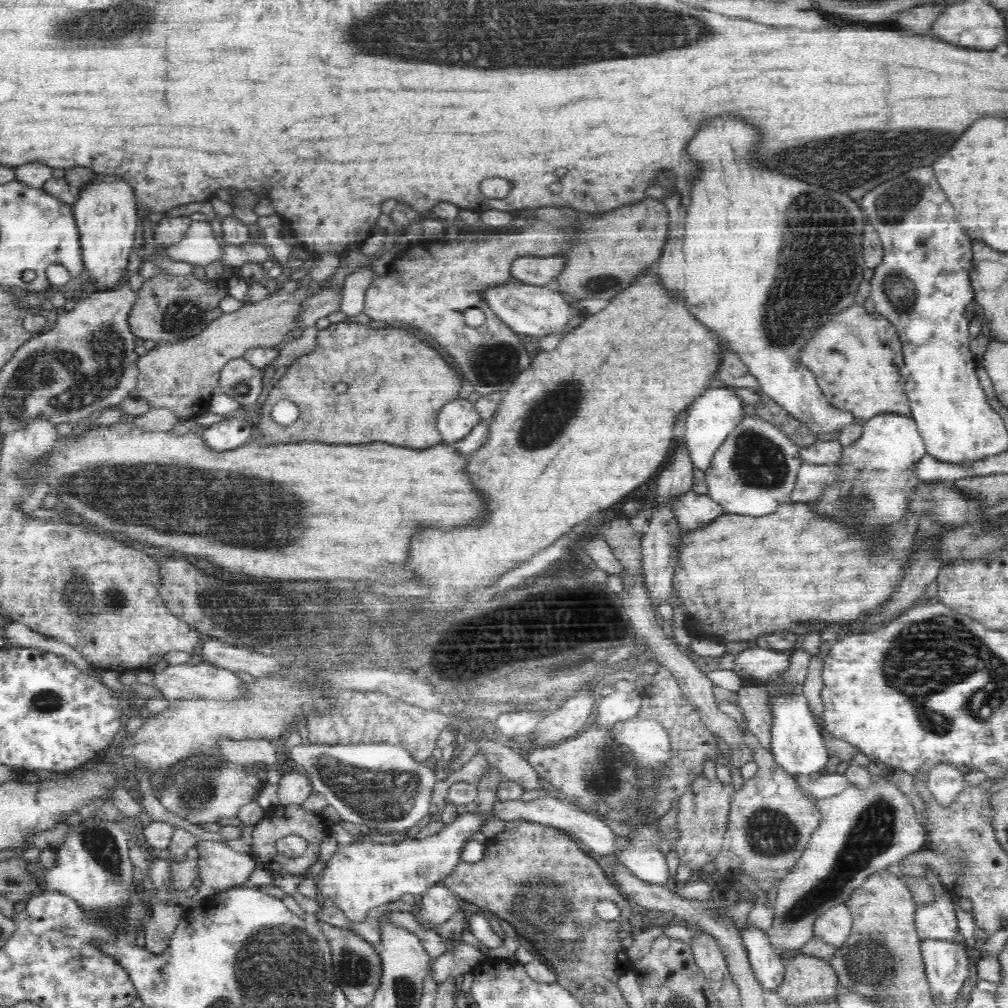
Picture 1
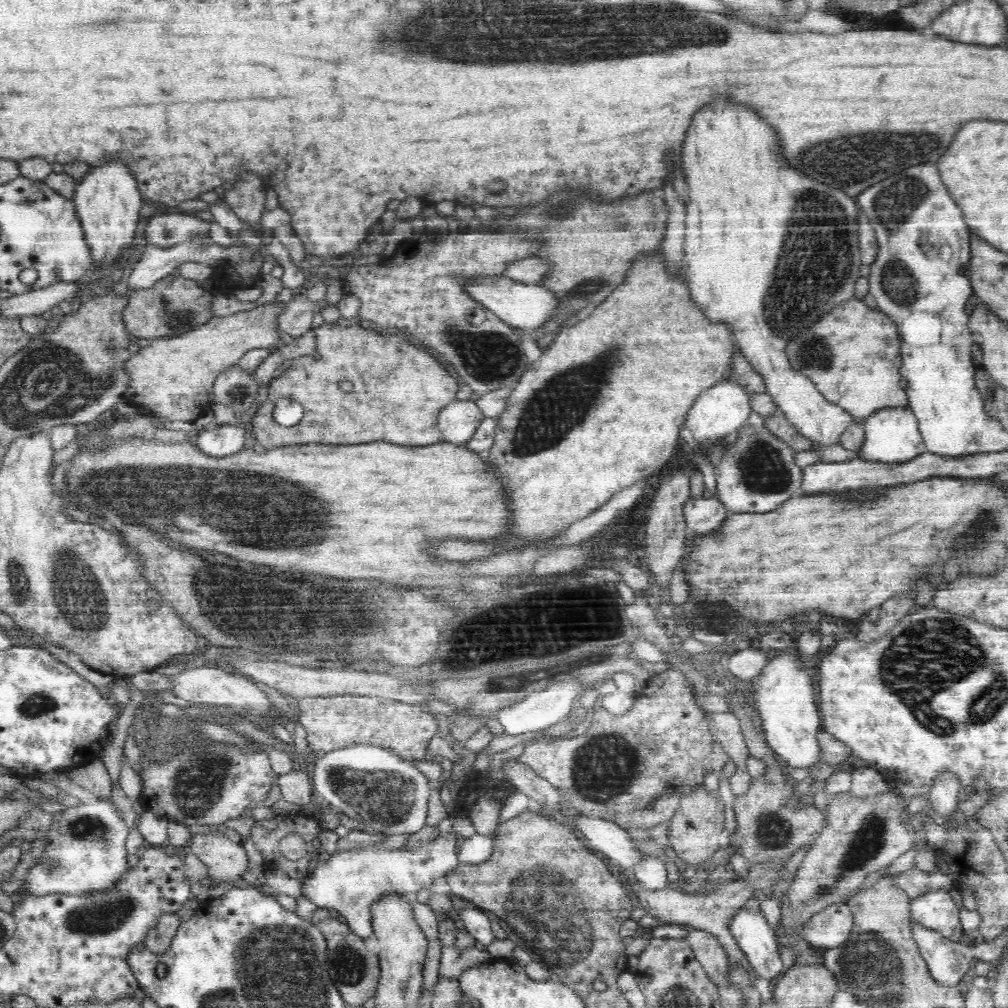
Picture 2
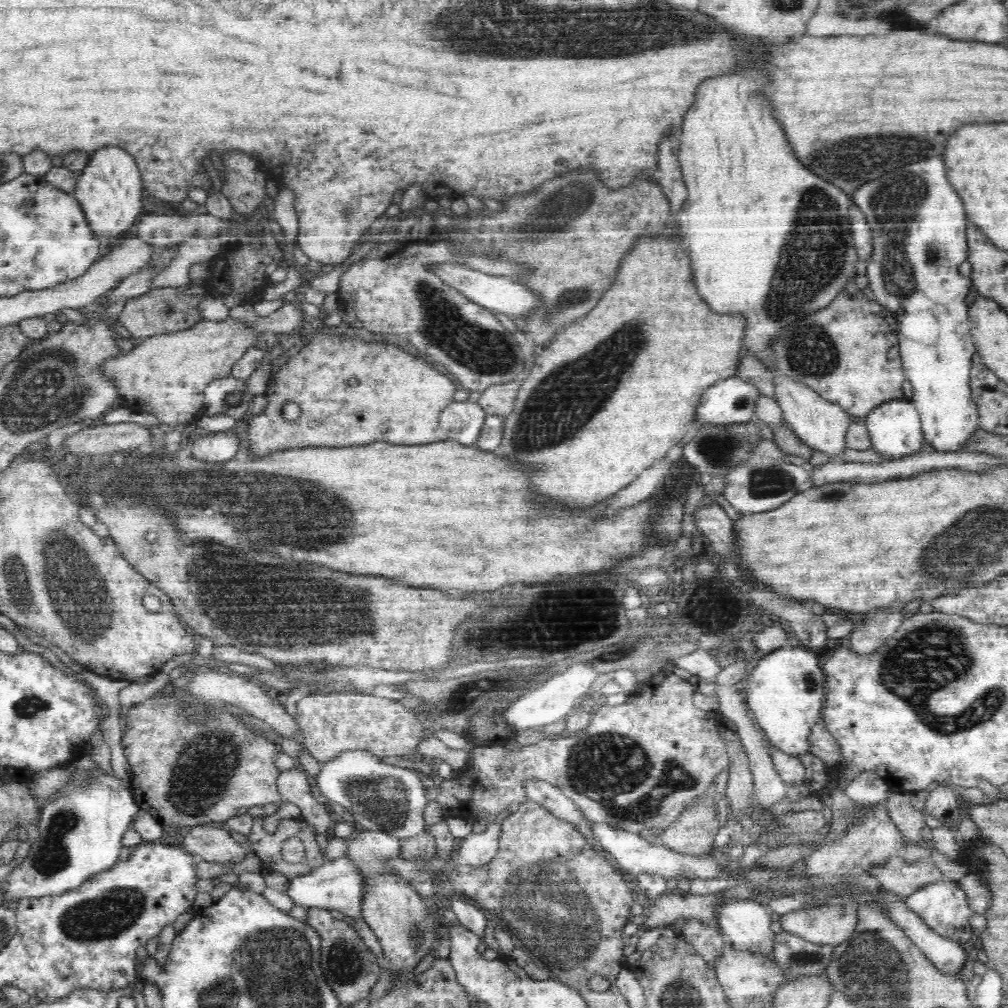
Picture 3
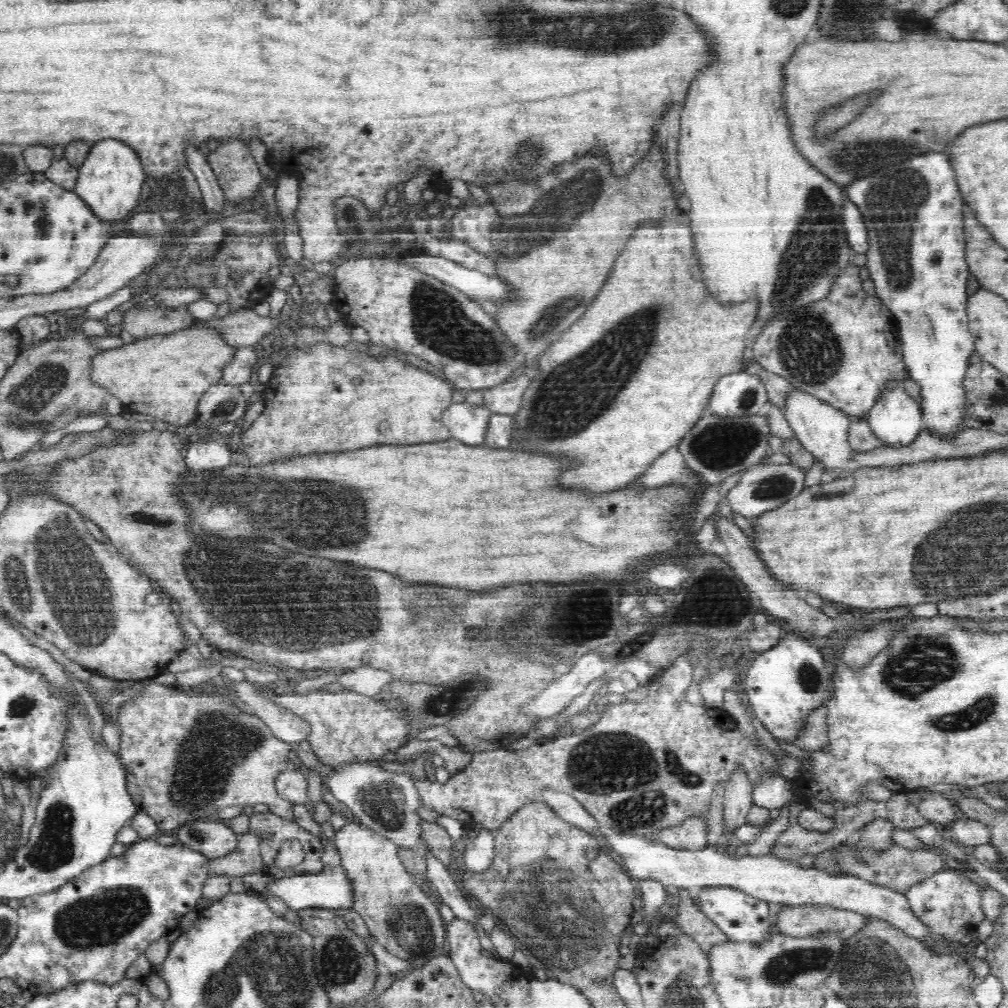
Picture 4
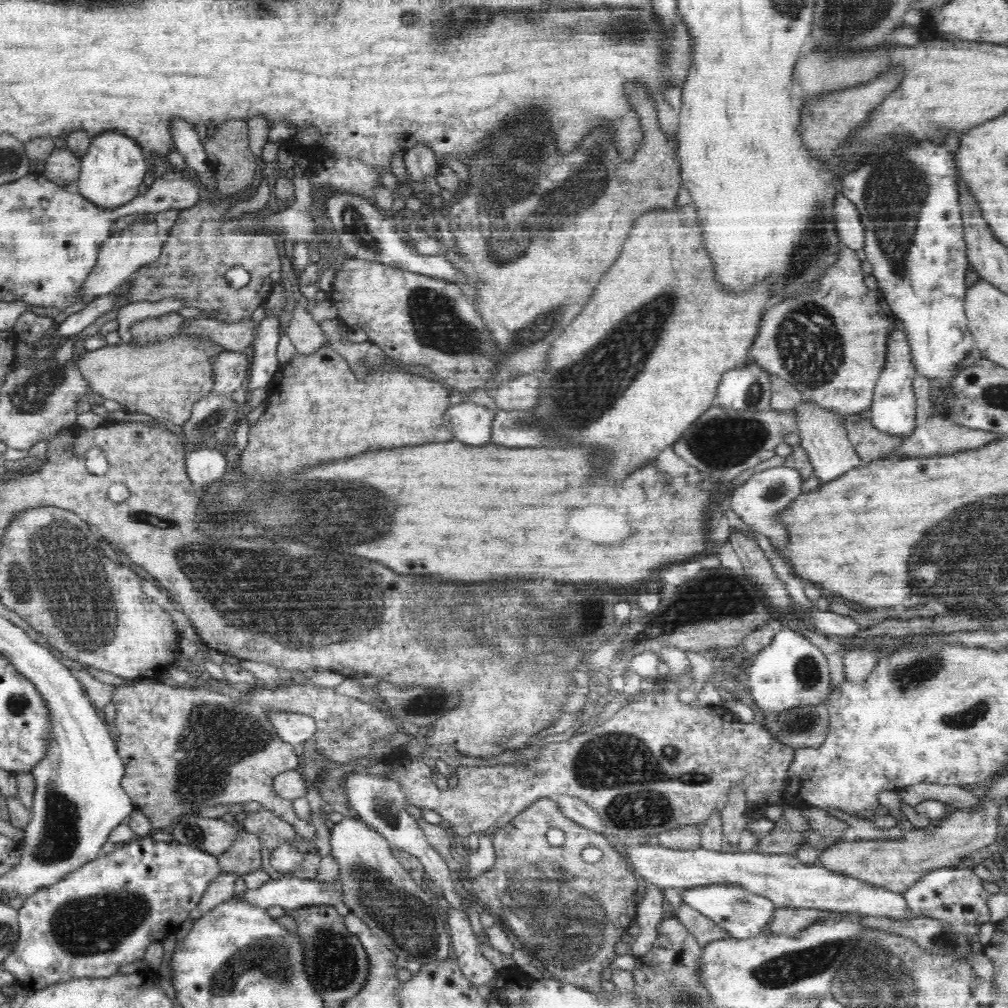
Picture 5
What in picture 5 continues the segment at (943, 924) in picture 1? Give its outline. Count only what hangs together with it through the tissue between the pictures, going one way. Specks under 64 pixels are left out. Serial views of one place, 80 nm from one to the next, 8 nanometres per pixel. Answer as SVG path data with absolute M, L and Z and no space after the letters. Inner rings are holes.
M967 865L937 868L924 874L917 883L907 888L903 896L912 916L946 921L952 925L952 932L962 933L968 939L976 941L980 926L991 922L986 899L990 893L984 889L980 879Z

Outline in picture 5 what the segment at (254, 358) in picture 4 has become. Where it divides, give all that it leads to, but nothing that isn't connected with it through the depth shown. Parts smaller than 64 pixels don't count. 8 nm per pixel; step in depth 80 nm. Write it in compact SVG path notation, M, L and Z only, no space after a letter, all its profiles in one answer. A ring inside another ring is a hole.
M250 350L222 351L211 360L214 394L231 396L242 386L242 382L246 382L251 371L250 354Z

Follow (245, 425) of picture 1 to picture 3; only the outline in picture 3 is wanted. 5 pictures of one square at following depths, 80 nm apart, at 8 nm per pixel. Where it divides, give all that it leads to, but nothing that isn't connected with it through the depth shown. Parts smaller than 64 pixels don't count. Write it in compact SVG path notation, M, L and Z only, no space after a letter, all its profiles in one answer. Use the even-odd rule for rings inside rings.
M231 430L222 432L206 432L200 435L195 441L190 442L191 455L196 460L210 462L223 462L237 458L238 452L242 450L238 446L238 437Z

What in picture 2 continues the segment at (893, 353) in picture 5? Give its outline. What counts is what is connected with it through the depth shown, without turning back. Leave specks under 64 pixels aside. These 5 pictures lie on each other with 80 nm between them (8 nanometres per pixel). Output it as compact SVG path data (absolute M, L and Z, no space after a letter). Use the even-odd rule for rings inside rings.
M909 406L908 408L888 407L876 411L864 420L864 428L862 445L855 451L855 458L860 458L863 462L880 462L892 466L909 462L927 451L919 431L918 419Z

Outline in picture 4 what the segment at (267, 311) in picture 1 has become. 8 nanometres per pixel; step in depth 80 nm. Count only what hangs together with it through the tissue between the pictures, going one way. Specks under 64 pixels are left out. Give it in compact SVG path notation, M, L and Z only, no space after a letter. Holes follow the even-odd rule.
M192 326L98 354L92 360L91 379L121 400L126 411L150 414L174 429L194 420L201 396L221 380L222 369L237 350L224 343L217 330Z

